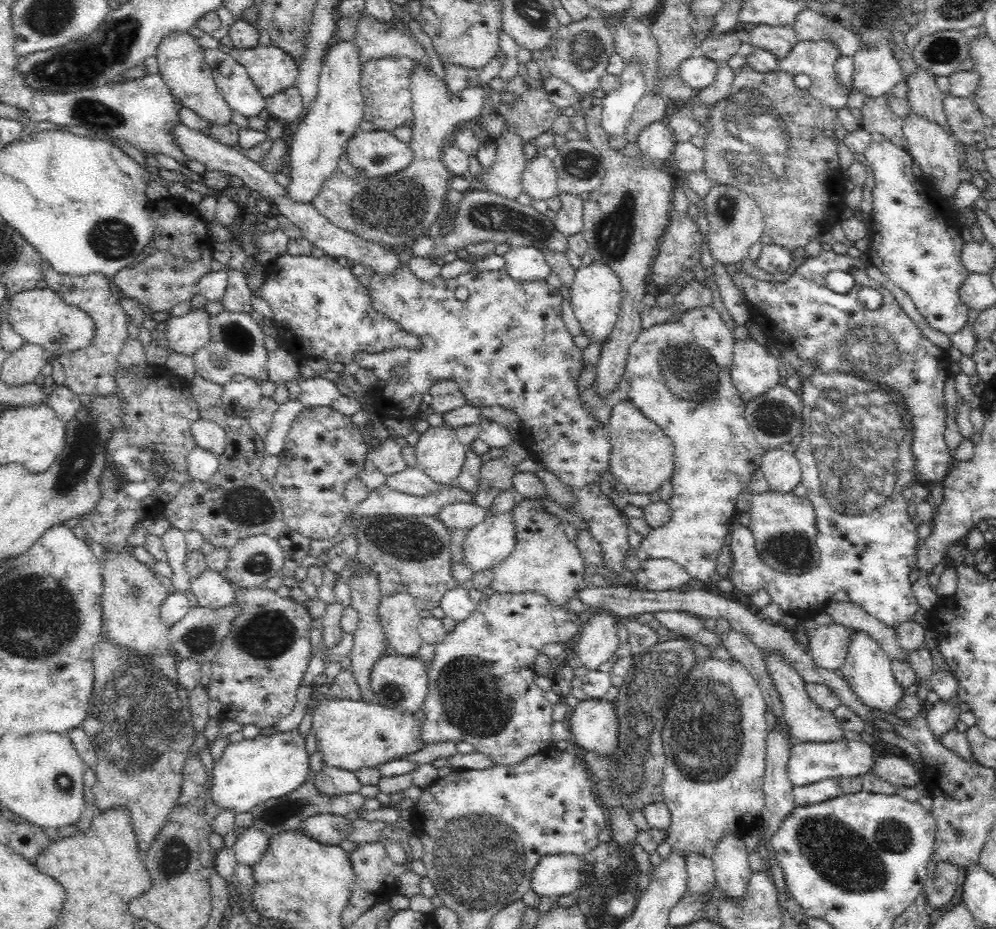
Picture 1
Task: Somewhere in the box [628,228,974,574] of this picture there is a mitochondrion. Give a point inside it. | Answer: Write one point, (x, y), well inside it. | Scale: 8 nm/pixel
(856, 457)

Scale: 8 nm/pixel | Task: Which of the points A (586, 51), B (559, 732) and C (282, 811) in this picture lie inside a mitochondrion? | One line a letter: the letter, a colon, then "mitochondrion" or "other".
A: mitochondrion
B: other
C: mitochondrion

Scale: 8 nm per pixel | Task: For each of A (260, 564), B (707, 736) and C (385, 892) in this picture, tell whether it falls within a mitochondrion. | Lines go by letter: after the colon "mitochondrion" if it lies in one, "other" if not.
A: mitochondrion
B: mitochondrion
C: other

